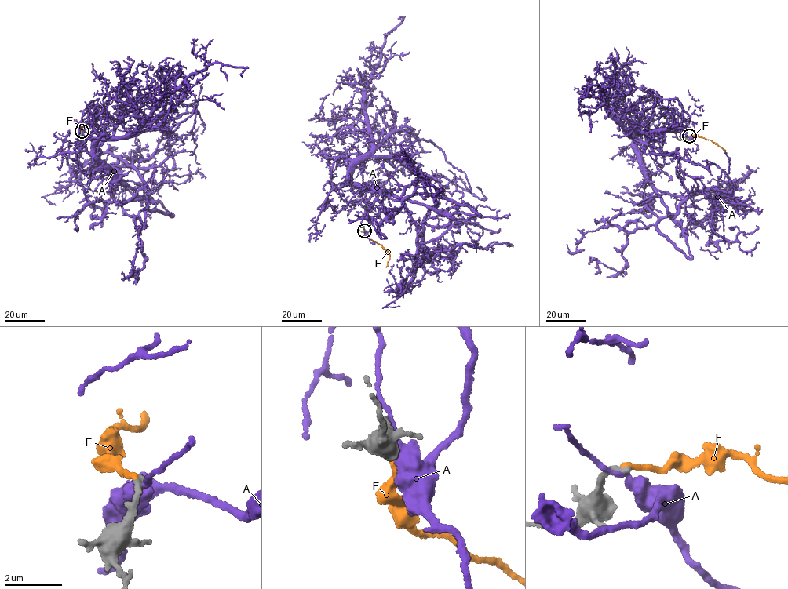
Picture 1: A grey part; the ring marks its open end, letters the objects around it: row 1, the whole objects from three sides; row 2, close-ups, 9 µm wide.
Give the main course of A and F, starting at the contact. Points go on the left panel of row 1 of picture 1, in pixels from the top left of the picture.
A: (82, 131), (116, 121), (97, 159), (97, 141), (173, 109), (187, 85), (165, 82), (165, 65)
F: (82, 131), (80, 127), (89, 123), (91, 125), (79, 133)

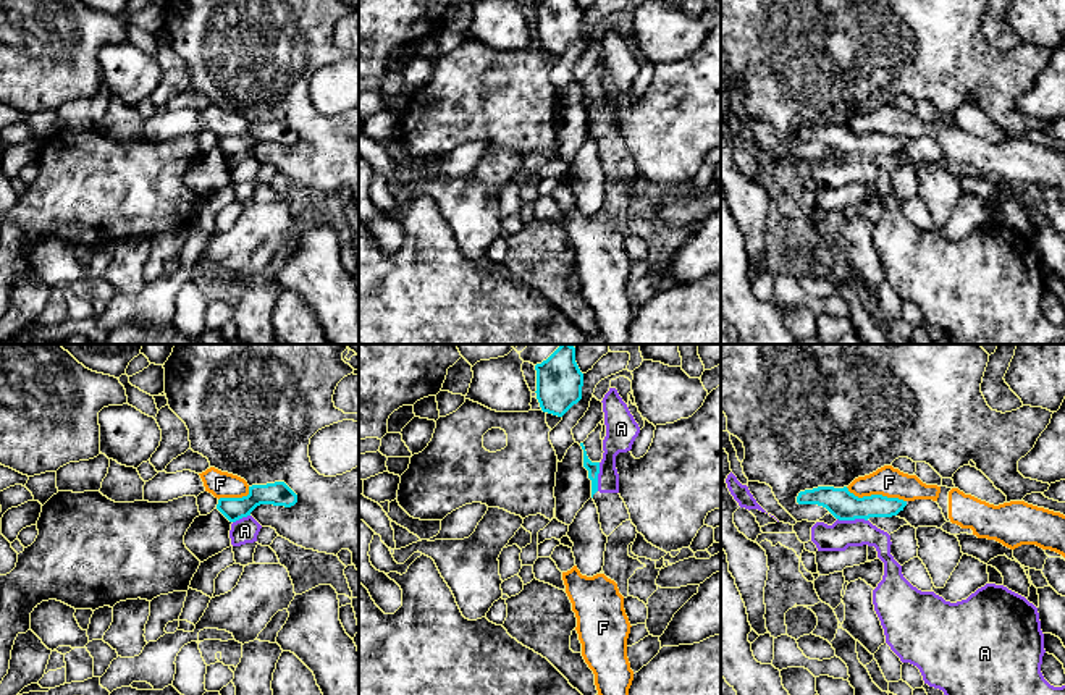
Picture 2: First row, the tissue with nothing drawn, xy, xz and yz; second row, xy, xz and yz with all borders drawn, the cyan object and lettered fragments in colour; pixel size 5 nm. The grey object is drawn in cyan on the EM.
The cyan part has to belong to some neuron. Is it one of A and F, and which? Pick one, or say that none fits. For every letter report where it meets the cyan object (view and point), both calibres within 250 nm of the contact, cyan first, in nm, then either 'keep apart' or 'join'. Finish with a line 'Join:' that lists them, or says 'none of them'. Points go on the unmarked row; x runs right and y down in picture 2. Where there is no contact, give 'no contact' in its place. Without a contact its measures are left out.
A: meets cyan in yz at (852, 157); 150 nm thick on the cyan side, 140 nm on the other; keep apart
F: meets cyan in yz at (876, 133); 150 nm thick on the cyan side, 150 nm on the other; keep apart
Join: none of them

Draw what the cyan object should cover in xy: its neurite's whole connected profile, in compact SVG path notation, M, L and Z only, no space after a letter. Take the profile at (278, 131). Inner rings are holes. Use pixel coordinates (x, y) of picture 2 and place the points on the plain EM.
M275 120L267 123L249 124L249 133L242 136L220 136L217 147L229 158L236 160L260 142L291 145L297 141L297 133L284 121Z

